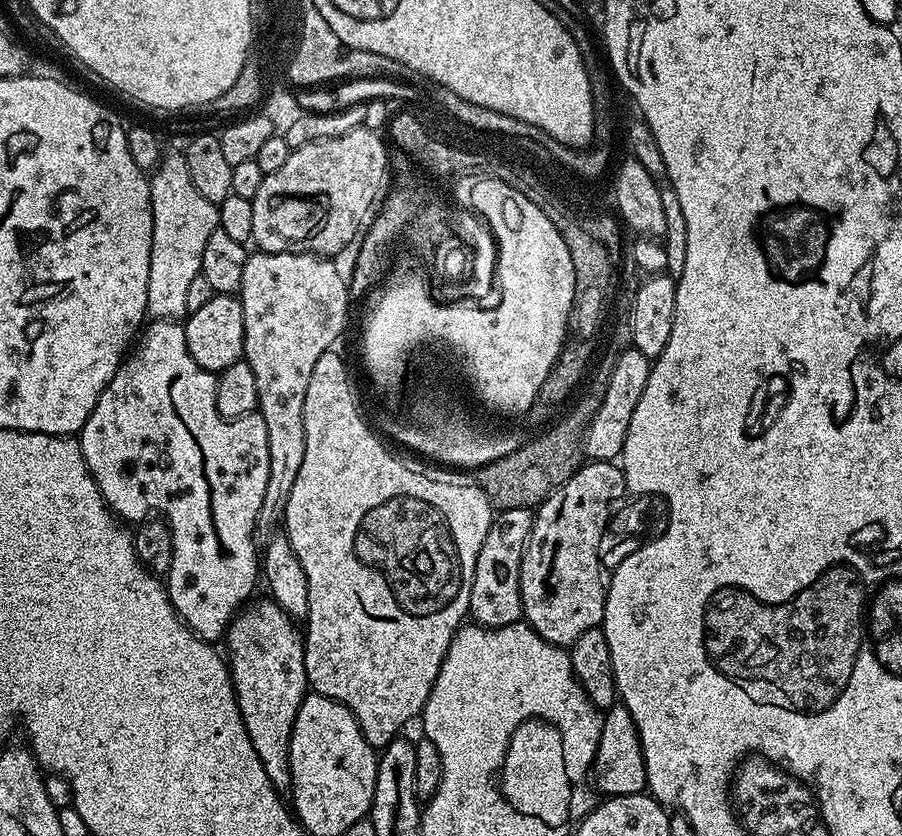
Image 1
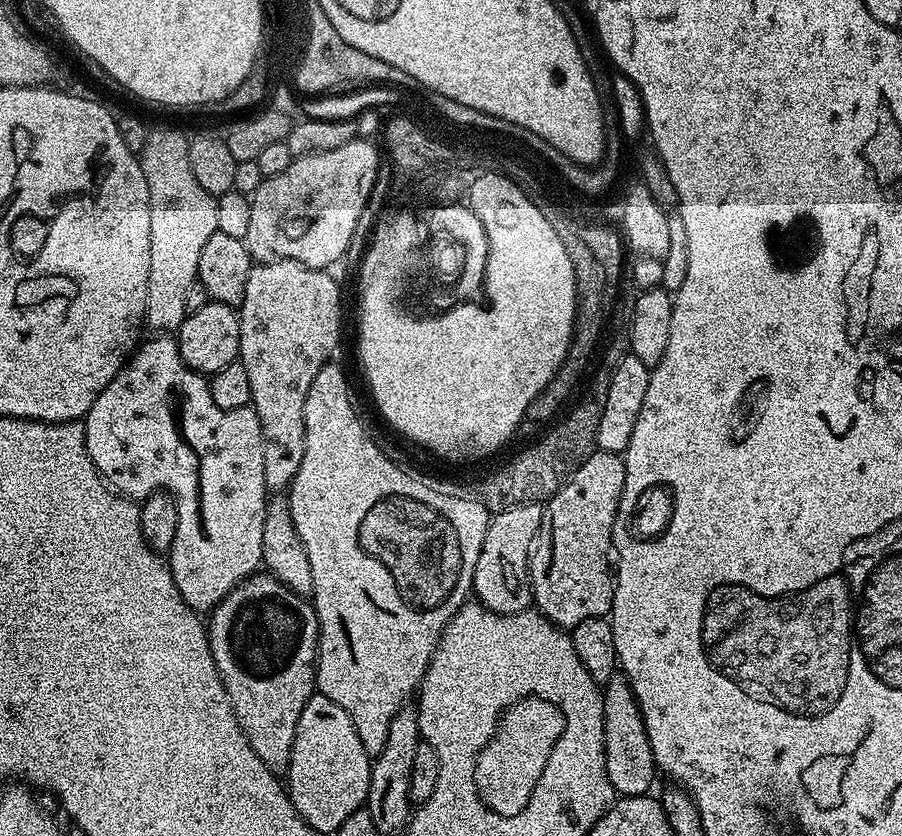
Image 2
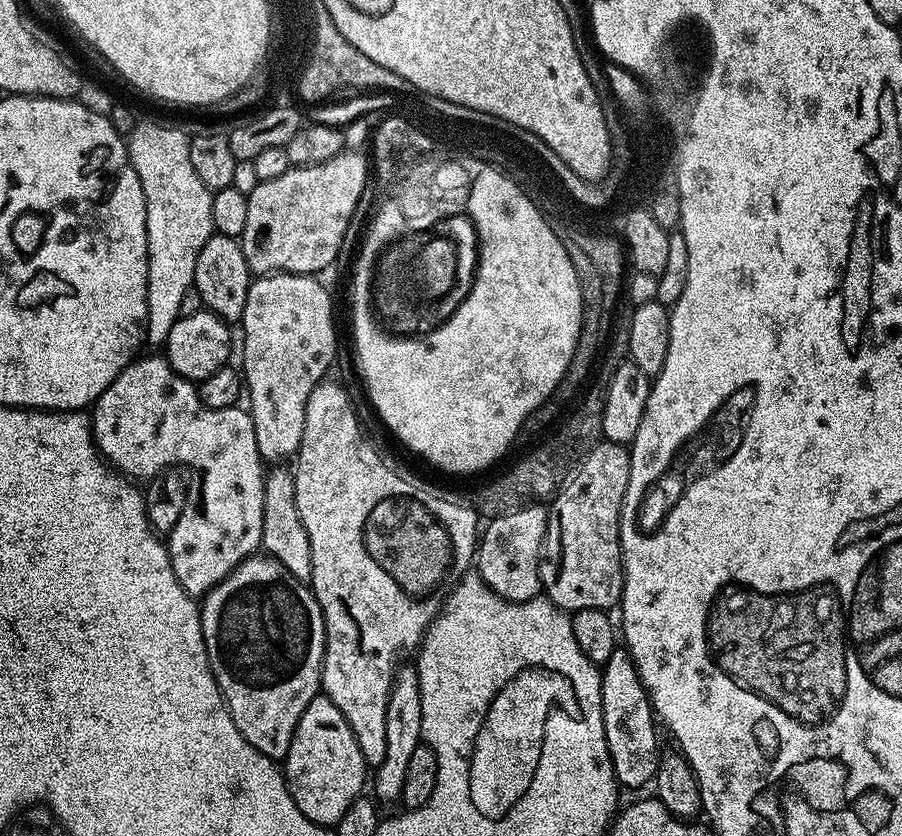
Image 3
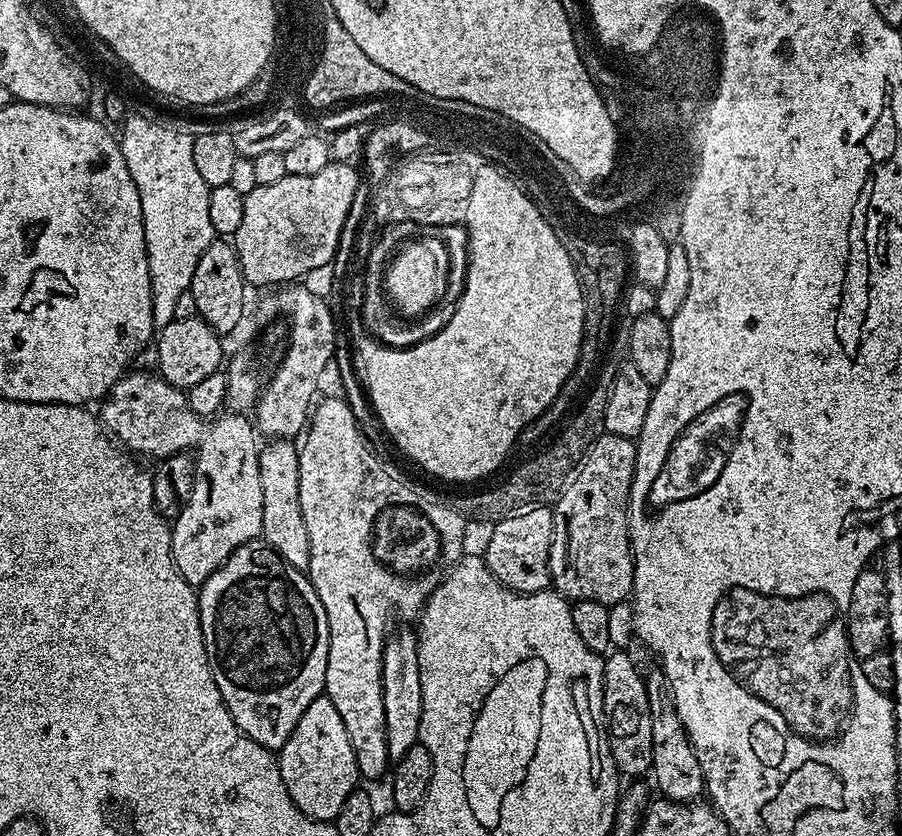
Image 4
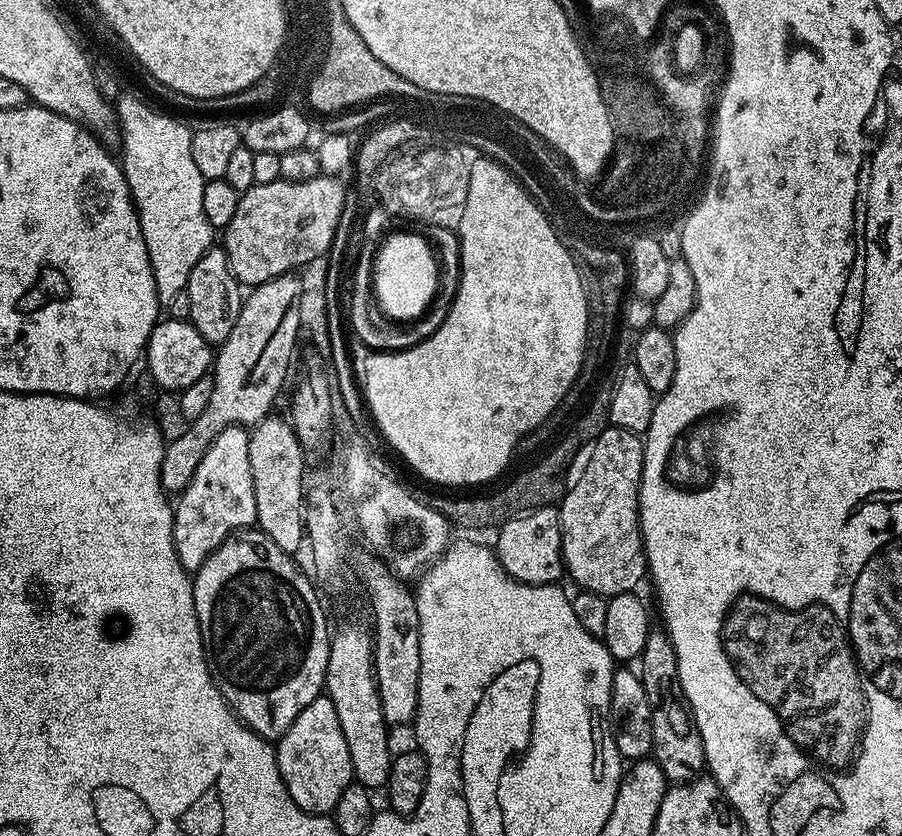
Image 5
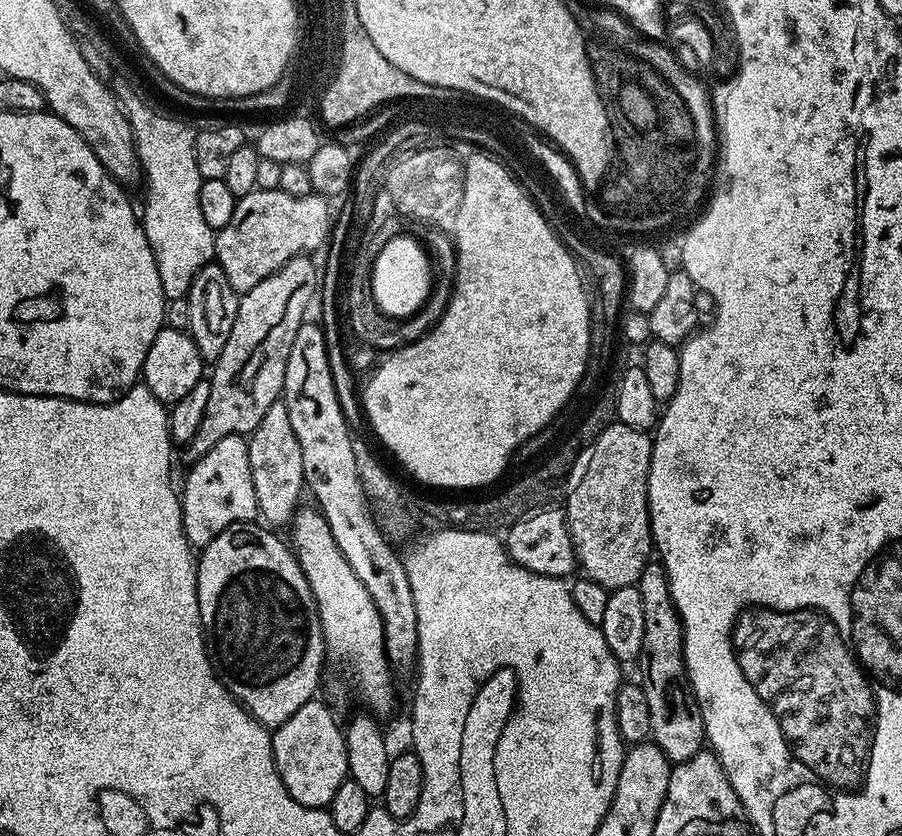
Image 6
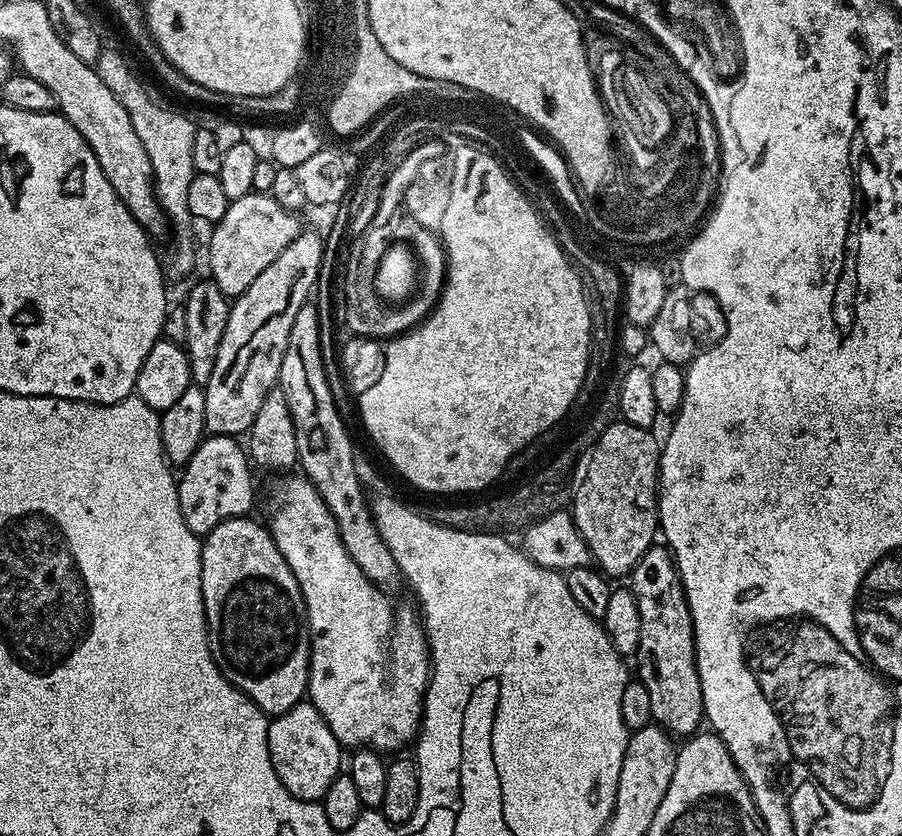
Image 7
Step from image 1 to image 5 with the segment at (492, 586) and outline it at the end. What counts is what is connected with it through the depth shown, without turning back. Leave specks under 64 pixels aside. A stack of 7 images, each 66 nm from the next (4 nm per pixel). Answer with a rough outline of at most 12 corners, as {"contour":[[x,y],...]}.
{"contour":[[560,513],[500,525],[498,562],[523,584],[565,575]]}

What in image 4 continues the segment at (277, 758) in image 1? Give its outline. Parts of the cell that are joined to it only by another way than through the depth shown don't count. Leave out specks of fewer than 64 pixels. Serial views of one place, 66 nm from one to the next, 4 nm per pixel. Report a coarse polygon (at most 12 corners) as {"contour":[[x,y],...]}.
{"contour":[[259,539],[199,585],[214,682],[278,750],[326,682],[328,623]]}

